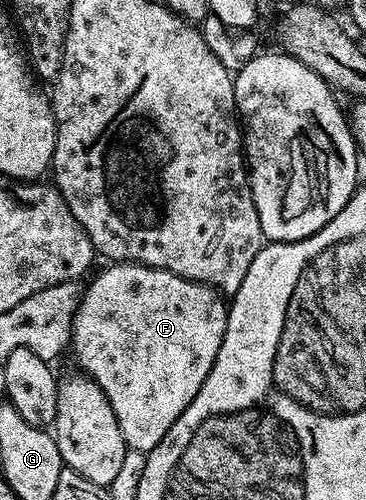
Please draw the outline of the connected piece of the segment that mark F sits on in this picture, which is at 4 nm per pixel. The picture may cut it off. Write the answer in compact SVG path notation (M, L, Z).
M111 264L108 267L108 270L101 271L91 283L89 281L86 283L83 300L75 314L73 351L75 350L76 358L83 365L82 373L94 380L105 392L105 396L117 416L121 436L127 442L128 447L146 452L152 450L157 444L161 444L165 432L169 432L169 428L173 428L173 424L181 416L181 412L185 412L185 408L189 408L189 404L193 404L193 396L197 396L197 392L201 392L201 384L205 384L205 376L209 376L209 372L217 360L221 340L225 336L229 306L224 295L212 286L207 286L204 282L194 282L188 278L182 278L168 270L158 270L152 266L138 264Z

